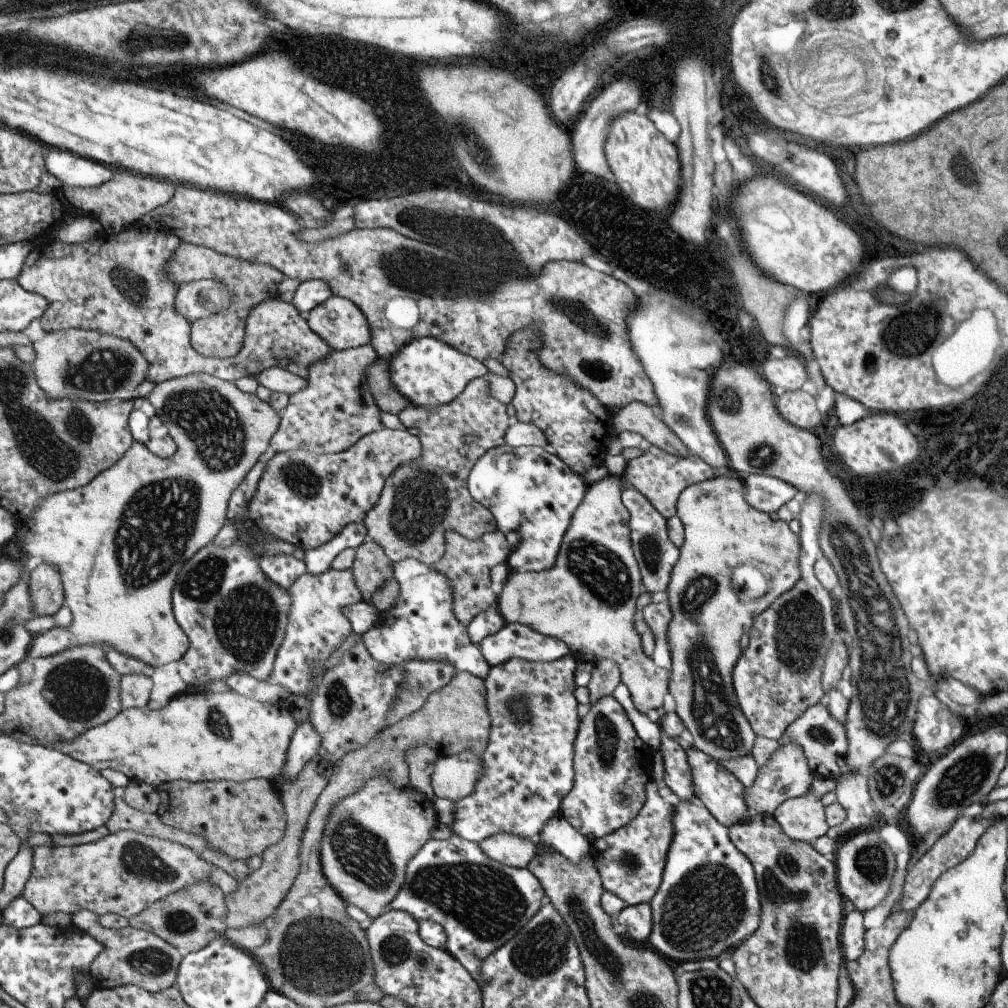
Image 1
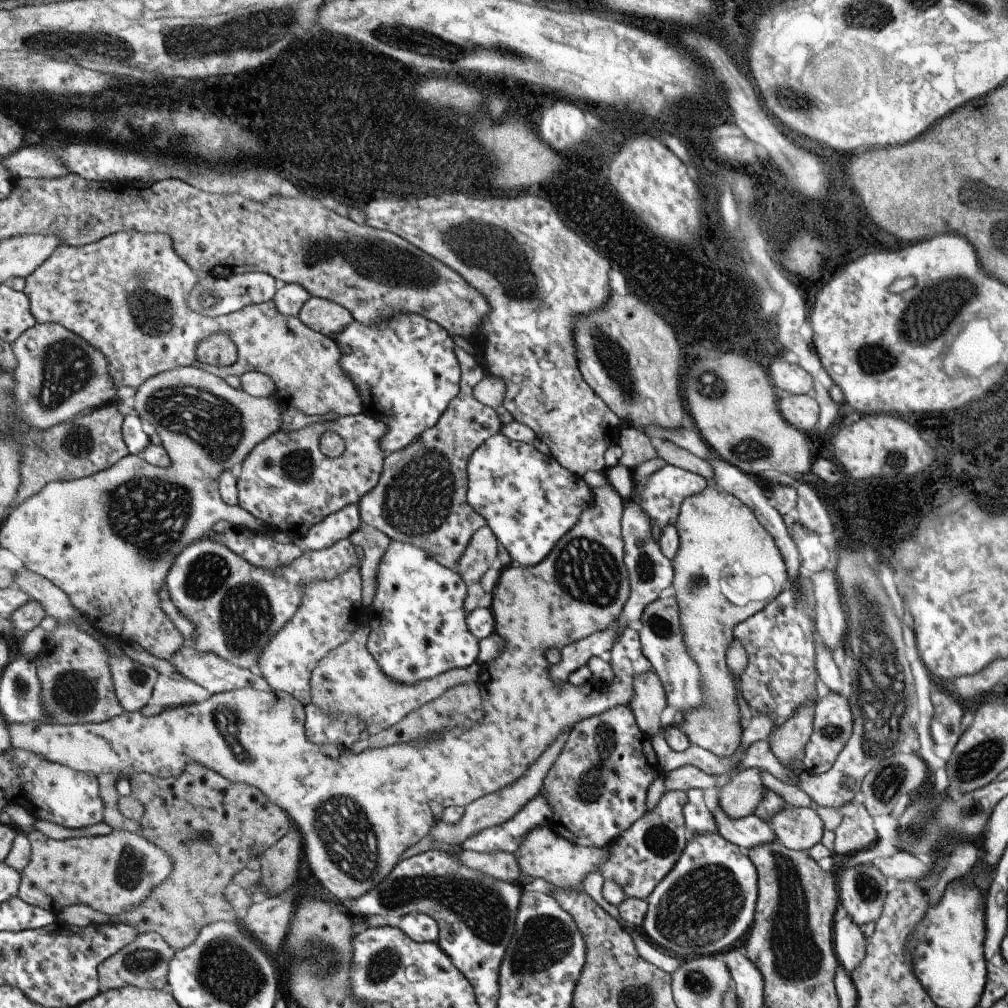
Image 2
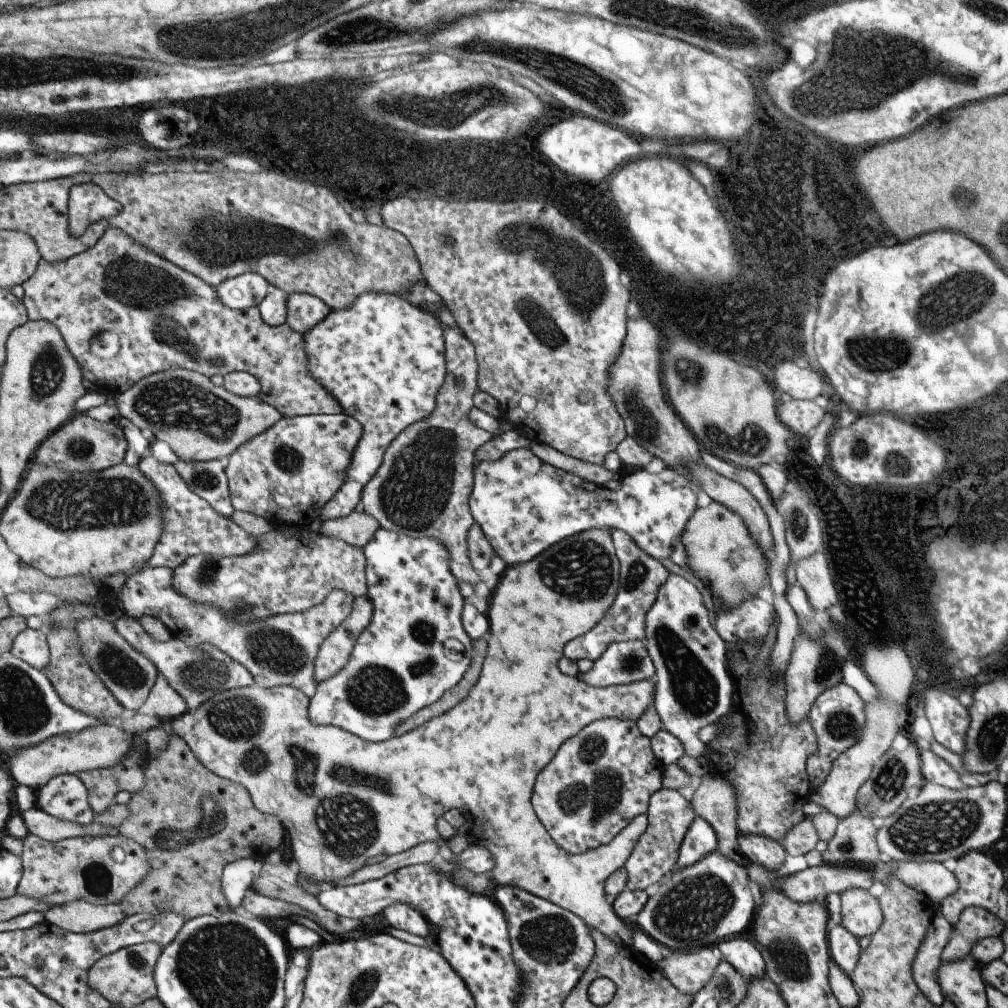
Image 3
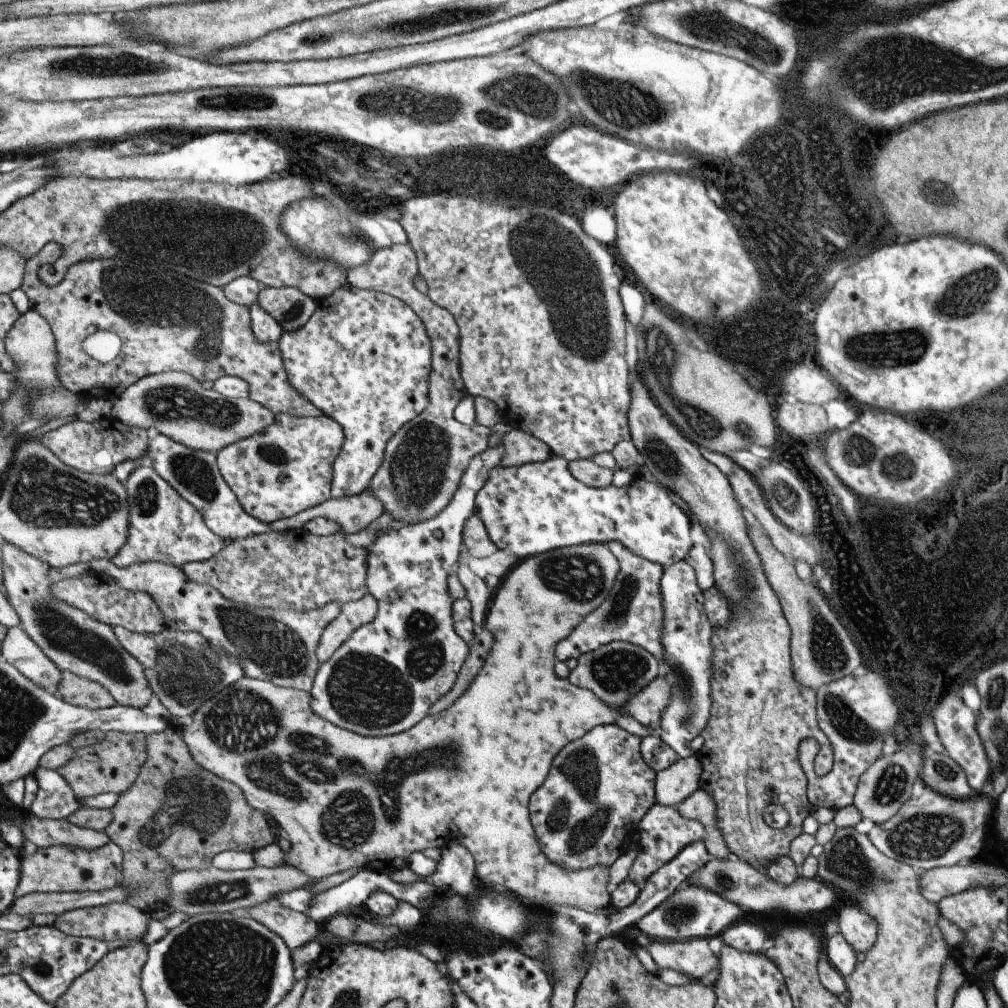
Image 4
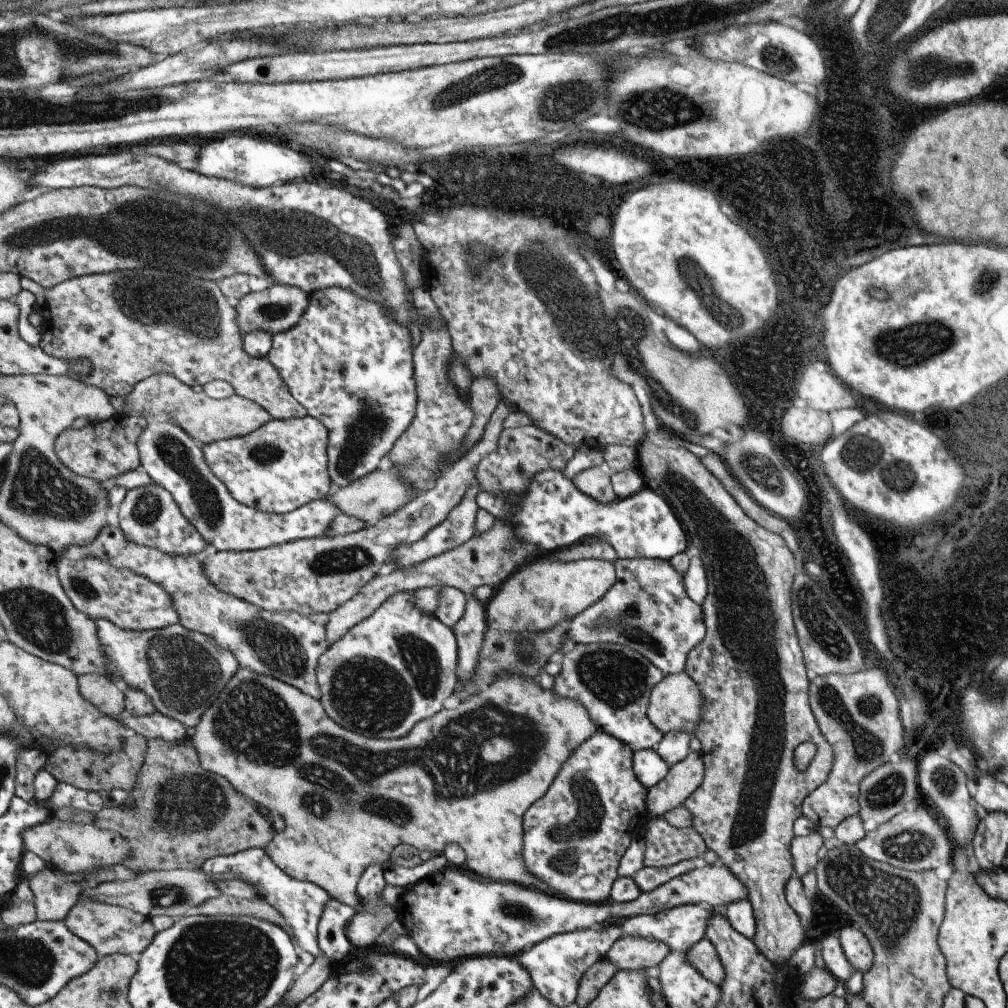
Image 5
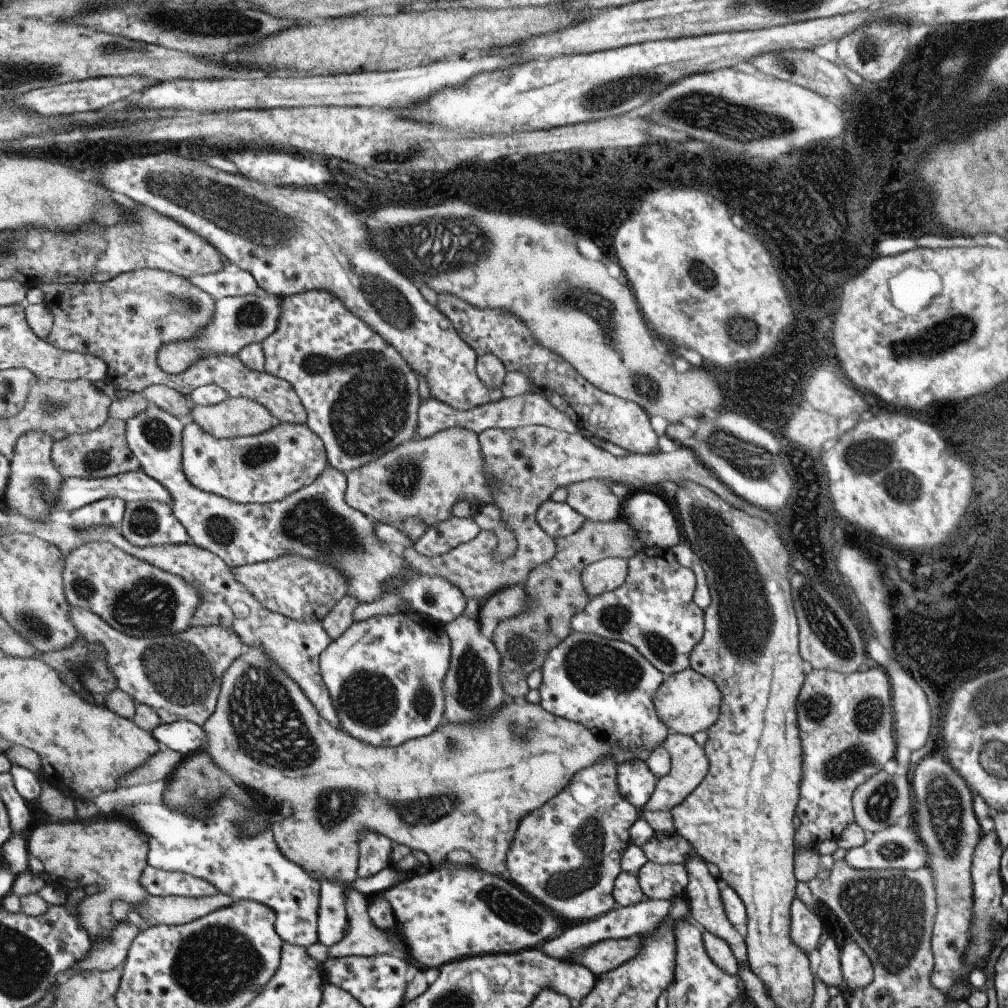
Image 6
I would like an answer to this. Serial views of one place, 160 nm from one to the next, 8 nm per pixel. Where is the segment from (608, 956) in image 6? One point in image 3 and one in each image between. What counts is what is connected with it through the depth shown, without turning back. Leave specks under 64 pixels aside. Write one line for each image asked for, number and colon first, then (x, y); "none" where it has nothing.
3: (687, 972)
4: (692, 958)
5: (633, 953)

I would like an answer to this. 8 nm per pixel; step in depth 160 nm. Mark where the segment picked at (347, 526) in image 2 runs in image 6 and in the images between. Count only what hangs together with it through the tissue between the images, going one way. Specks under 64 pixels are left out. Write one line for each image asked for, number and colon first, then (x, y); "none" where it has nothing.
3: (382, 359)
4: (363, 358)
5: (347, 361)
6: (360, 396)

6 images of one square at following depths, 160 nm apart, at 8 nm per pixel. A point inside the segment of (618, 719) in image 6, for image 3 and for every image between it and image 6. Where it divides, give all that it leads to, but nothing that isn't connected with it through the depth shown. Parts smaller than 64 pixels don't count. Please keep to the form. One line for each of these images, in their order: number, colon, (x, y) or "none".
3: (623, 662)
4: (613, 672)
5: (613, 682)

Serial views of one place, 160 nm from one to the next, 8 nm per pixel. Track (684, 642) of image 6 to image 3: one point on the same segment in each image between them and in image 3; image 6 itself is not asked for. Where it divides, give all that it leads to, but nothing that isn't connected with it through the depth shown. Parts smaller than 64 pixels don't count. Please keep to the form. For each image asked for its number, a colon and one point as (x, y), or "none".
3: (640, 576)
4: (632, 612)
5: (646, 609)

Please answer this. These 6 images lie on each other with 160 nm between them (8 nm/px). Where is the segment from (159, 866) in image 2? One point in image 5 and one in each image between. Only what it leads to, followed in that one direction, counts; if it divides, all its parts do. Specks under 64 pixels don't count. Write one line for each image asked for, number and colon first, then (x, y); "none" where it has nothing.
3: (101, 871)
4: (58, 869)
5: (56, 893)

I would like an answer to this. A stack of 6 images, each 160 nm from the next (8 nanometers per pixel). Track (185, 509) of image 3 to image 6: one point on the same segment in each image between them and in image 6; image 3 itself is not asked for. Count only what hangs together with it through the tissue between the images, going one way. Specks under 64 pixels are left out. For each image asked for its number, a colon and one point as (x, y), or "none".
4: (165, 527)
5: (150, 516)
6: (146, 523)

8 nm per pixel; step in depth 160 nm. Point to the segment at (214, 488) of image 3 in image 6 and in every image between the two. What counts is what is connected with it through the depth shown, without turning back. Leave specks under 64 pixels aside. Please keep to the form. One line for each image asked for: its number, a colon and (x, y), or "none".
4: (196, 475)
5: (173, 458)
6: (314, 521)

